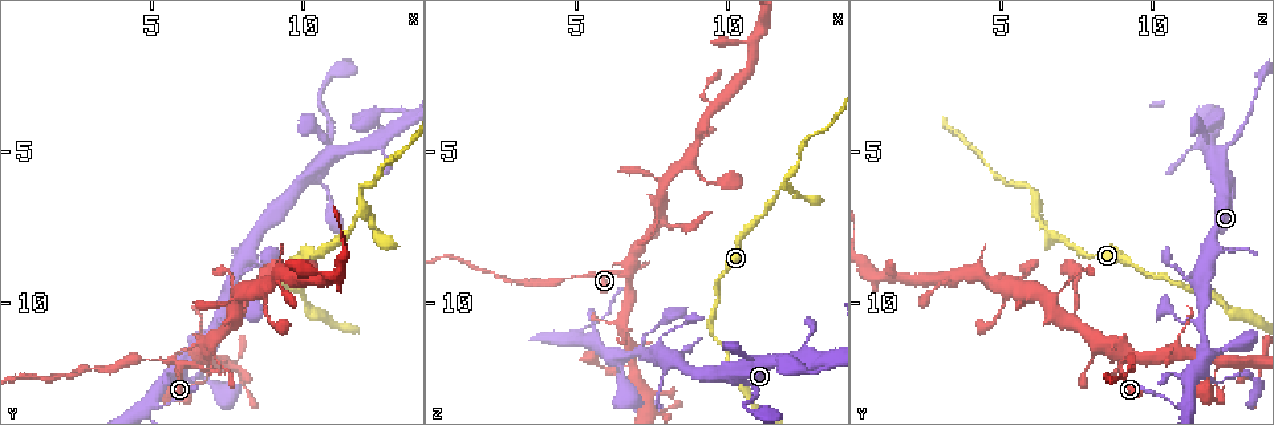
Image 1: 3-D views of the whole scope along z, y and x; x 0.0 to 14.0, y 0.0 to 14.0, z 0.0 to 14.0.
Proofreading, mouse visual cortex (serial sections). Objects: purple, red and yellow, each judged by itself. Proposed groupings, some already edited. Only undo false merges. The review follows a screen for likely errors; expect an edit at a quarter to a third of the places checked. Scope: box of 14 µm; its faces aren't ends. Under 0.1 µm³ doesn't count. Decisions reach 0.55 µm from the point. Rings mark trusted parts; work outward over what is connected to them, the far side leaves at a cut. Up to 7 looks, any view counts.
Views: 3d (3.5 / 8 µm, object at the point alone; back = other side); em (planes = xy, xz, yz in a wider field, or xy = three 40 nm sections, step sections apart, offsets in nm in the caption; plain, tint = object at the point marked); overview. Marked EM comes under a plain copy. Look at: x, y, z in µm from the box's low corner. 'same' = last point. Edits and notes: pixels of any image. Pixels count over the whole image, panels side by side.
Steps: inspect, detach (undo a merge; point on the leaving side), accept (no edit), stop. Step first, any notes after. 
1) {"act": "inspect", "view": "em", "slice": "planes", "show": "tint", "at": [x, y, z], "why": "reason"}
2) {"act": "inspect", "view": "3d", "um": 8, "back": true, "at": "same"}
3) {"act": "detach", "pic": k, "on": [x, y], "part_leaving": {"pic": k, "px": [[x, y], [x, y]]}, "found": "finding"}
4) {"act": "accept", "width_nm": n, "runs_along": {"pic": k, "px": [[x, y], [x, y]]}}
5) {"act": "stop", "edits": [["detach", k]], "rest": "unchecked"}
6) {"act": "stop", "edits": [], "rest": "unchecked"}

{"act": "inspect", "view": "3d", "um": 8, "at": [7.0, 11.9, 8.9], "why": "sharp bend"}

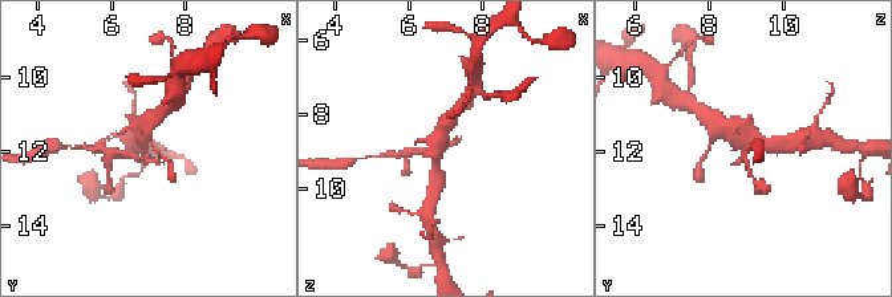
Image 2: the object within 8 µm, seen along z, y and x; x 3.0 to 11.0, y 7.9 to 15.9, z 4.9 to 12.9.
{"act": "inspect", "view": "3d", "um": 3.5, "at": [6.9, 12.0, 9.0]}

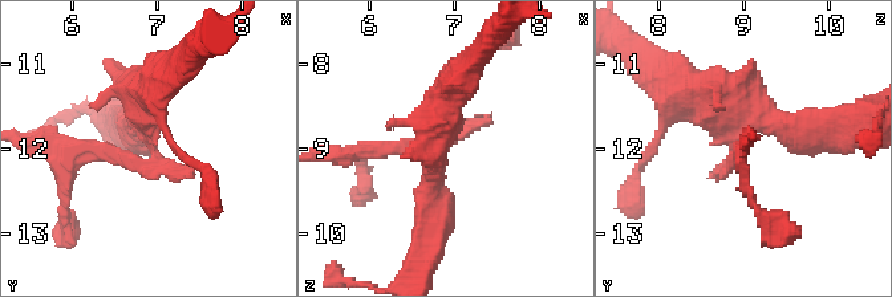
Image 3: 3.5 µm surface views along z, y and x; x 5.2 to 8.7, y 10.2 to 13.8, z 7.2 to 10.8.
{"act": "inspect", "view": "em", "slice": "xy", "step": 3, "show": "tint", "at": [6.95, 11.95, 8.95], "why": "now the EM"}

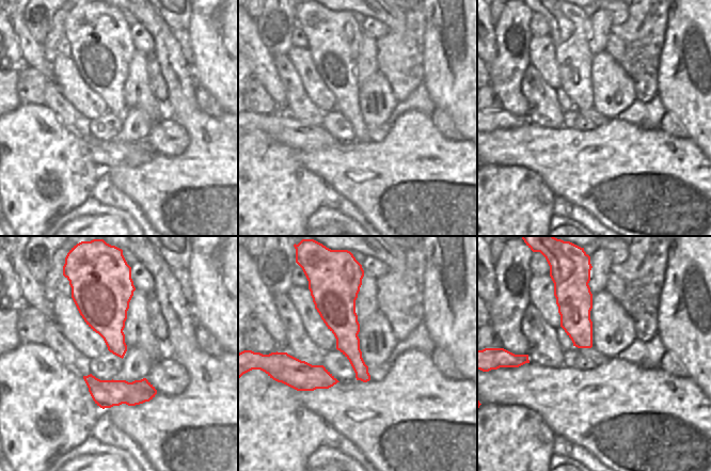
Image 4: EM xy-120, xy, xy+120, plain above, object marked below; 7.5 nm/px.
{"act": "detach", "pic": 3, "on": [753, 118], "width_nm": 200, "part_leaving": {"pic": 3, "px": [[732, 138], [701, 89], [656, 73]]}, "found": "a second cell is stuck on"}

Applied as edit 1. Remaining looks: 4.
{"act": "inspect", "view": "3d", "um": 3.5, "at": [6.1, 12.5, 12.0], "why": "abrupt turn"}

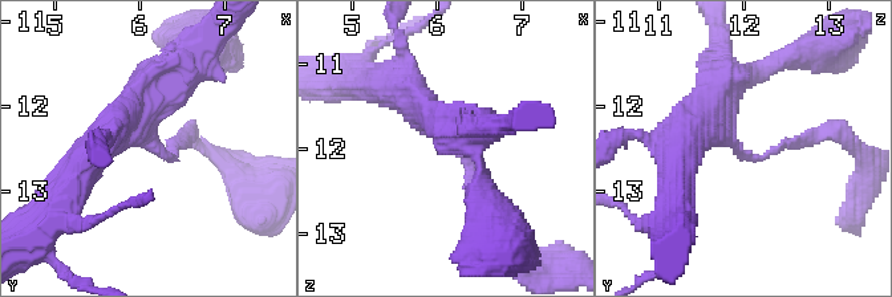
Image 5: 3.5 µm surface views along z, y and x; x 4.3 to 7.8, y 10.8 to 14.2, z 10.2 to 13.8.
{"act": "inspect", "view": "em", "slice": "xy", "step": 2, "show": "tint", "at": [6.15, 12.50, 11.95], "arm_widths_nm": [150, 400]}

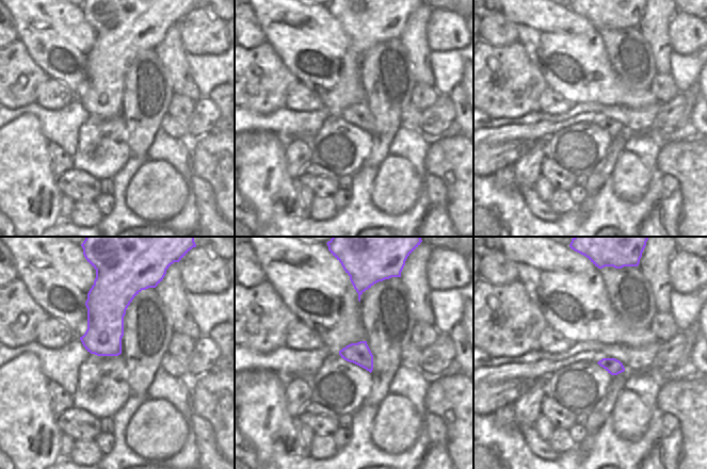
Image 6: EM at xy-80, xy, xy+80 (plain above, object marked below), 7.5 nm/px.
{"act": "accept", "width_nm": 160, "runs_along": {"pic": 5, "px": [[467, 133], [436, 126], [467, 159], [483, 214]]}, "found": "continuous, no second cell"}

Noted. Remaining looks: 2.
{"act": "inspect", "view": "em", "slice": "xy", "step": 5, "show": "tint", "at": [11.8, 7.1, 6.1], "why": "branch point"}

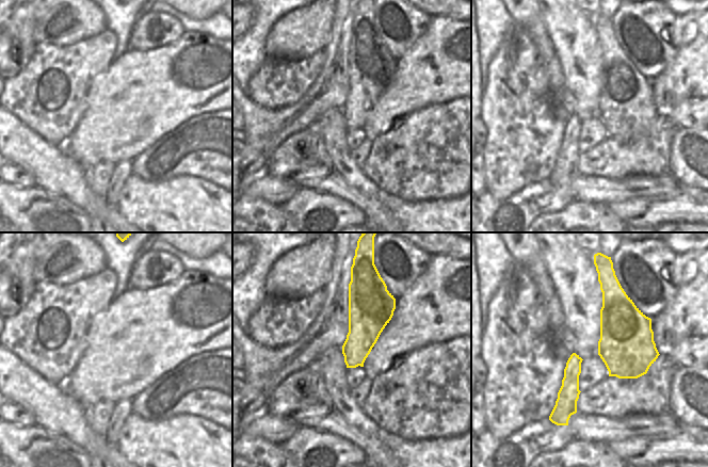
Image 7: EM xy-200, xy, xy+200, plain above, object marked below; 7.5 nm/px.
{"act": "inspect", "view": "3d", "um": 3.5, "at": "same", "why": "wider look"}

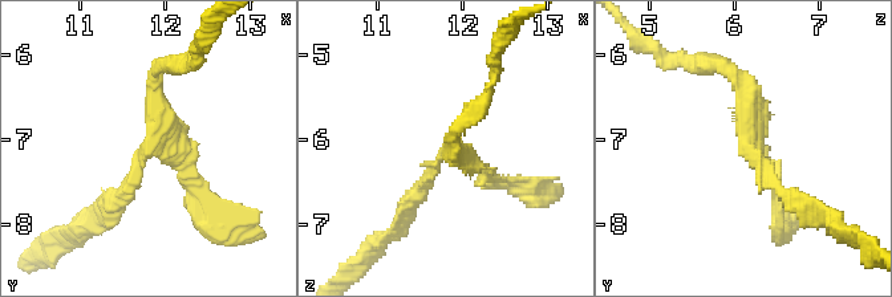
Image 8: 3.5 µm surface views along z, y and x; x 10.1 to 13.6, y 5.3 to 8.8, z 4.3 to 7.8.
{"act": "accept", "runs_along": {"pic": 8, "px": [[797, 203], [759, 175], [743, 85], [722, 65]]}, "found": "continuous, no second cell"}

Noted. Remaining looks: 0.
{"act": "stop", "edits": [["detach", 3]], "rest": "unchecked"}

